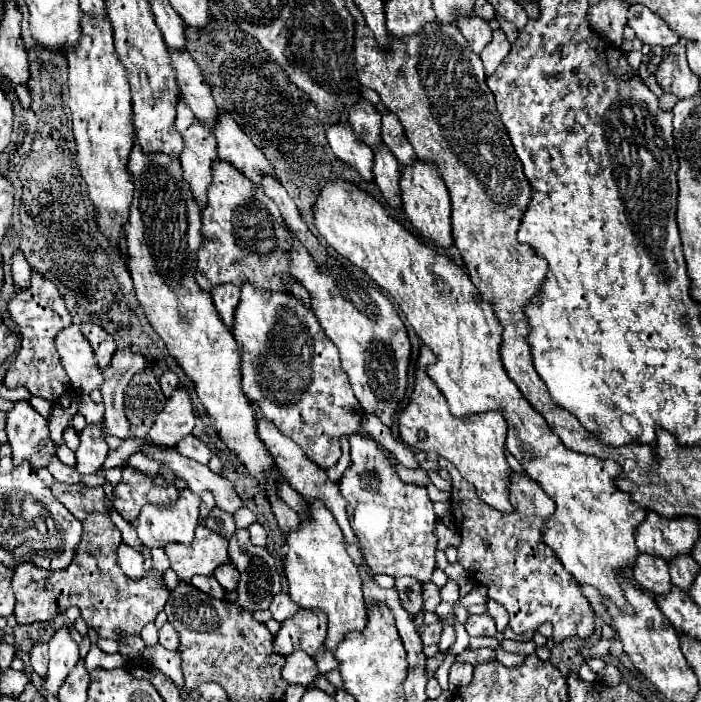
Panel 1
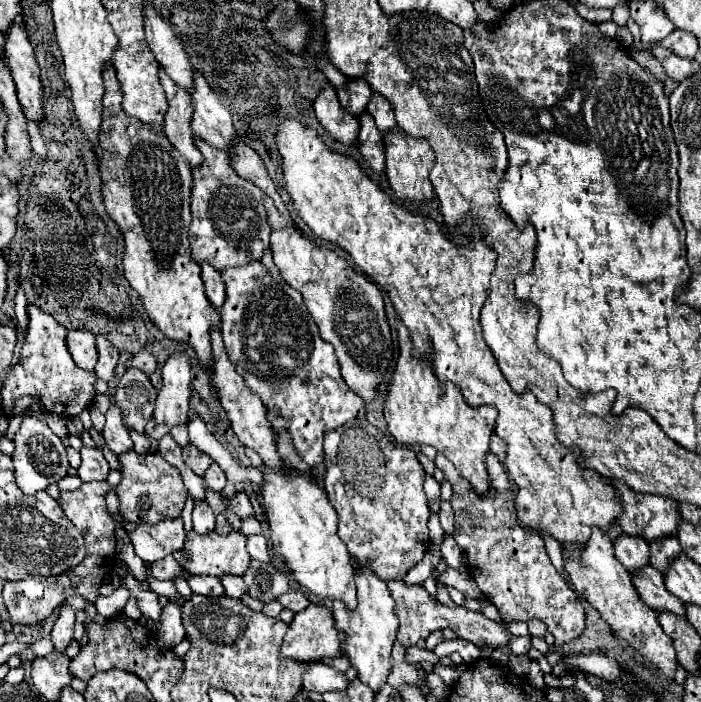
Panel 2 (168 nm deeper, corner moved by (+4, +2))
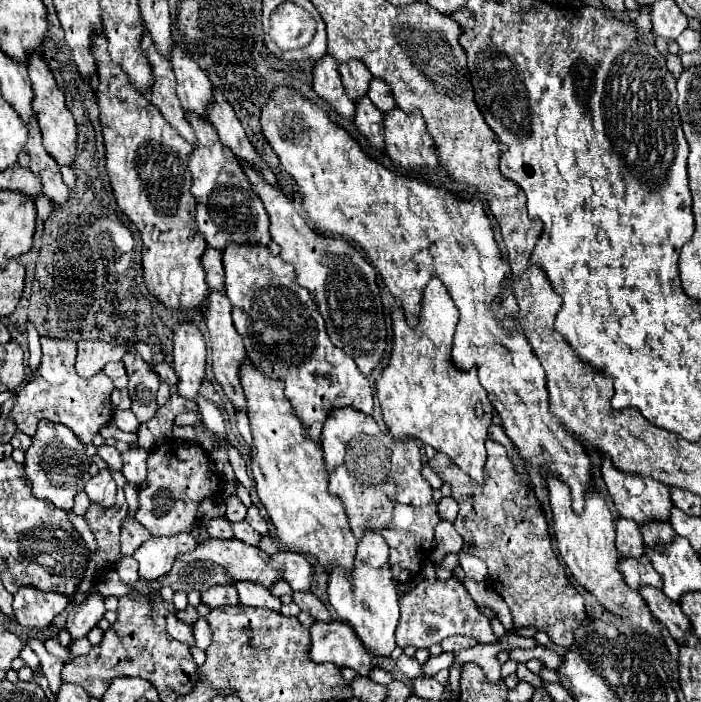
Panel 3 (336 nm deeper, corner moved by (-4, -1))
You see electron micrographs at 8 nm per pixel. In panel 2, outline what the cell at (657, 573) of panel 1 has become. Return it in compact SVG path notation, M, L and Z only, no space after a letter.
M618 536L614 540L614 554L618 558L618 562L628 570L640 570L642 566L648 564L650 560L650 548L646 540L640 540L640 536Z

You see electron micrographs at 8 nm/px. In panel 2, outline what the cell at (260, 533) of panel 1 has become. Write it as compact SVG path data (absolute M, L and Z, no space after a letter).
M250 536L248 538L248 554L254 560L260 562L270 562L270 554L268 554L268 546L266 546L266 538L264 536Z

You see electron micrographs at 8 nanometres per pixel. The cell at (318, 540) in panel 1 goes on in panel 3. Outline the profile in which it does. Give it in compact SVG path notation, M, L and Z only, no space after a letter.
M246 361L242 367L242 387L248 399L248 419L256 447L256 457L252 459L256 493L270 515L276 539L290 551L316 559L326 573L334 567L350 573L354 569L356 539L348 527L342 503L328 493L328 471L322 449L308 439L304 425L284 395L284 385L260 375Z

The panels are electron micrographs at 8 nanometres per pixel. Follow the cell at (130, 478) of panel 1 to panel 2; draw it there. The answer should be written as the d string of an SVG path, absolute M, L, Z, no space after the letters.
M134 450L120 456L122 482L118 484L120 514L126 522L132 524L158 524L166 518L178 518L184 502L186 488L176 466L168 464L160 454L136 454Z

